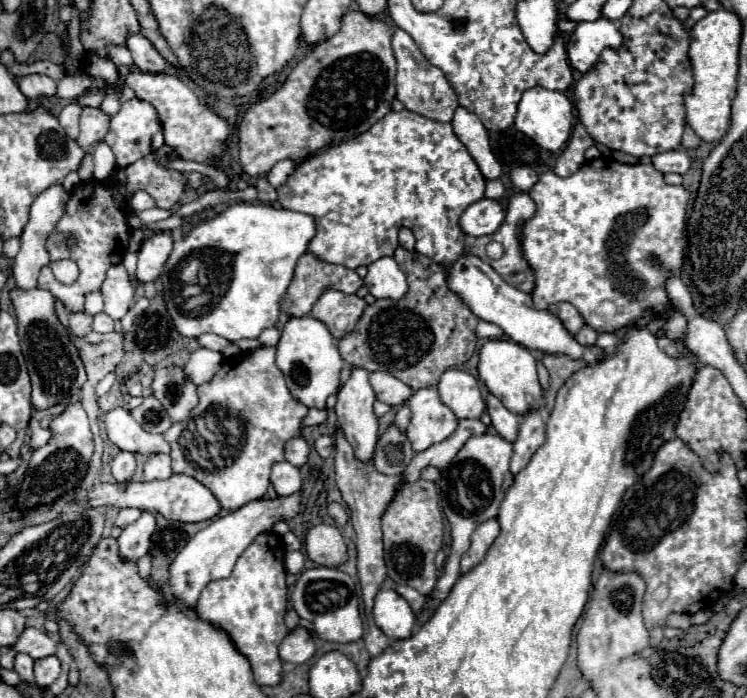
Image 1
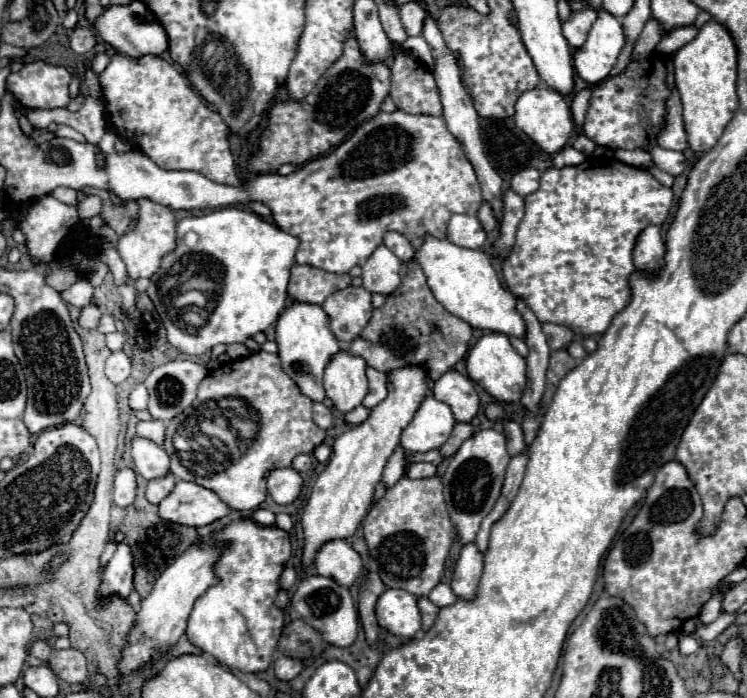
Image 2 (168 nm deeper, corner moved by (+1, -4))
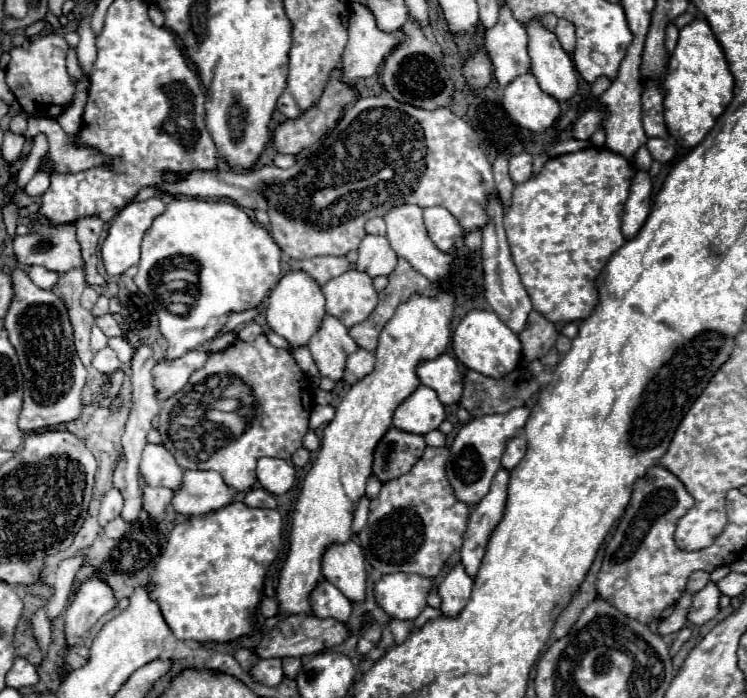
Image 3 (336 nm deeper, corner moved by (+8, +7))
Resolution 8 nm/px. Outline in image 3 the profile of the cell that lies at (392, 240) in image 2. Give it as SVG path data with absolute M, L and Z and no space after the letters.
M375 217L375 219L369 219L365 223L365 231L371 233L371 235L387 235L387 227L385 227L385 221Z

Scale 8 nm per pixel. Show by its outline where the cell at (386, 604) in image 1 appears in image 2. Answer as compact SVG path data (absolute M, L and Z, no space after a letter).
M388 588L378 598L376 616L382 628L402 638L414 638L422 624L418 598L400 588Z

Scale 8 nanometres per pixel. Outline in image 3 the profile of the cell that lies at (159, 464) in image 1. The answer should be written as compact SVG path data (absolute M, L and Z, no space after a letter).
M145 485L143 487L143 509L155 519L163 519L165 513L171 509L169 505L171 497L173 497L173 491L167 487Z

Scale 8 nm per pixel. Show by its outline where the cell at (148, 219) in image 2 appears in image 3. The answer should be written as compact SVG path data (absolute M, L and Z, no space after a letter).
M151 197L147 201L141 203L129 203L123 211L117 213L115 221L109 227L107 239L101 245L101 255L103 255L103 263L109 275L121 275L125 273L131 265L139 263L141 257L141 241L147 233L147 229L151 227L151 221L155 217L159 217L159 213L163 213L163 209L167 207L167 201L159 201L159 197Z

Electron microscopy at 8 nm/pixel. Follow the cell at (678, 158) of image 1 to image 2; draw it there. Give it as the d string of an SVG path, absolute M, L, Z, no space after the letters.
M652 146L648 152L650 152L654 164L660 170L664 170L664 172L668 172L672 176L678 176L684 170L684 154L682 152L666 150L666 148L660 148L660 146Z

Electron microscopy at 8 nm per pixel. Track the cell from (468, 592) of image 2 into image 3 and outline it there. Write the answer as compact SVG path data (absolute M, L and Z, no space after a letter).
M457 563L447 577L441 581L441 585L437 587L439 595L441 595L441 611L443 615L455 617L469 601L471 597L471 589L473 589L473 579L467 575L463 563Z

